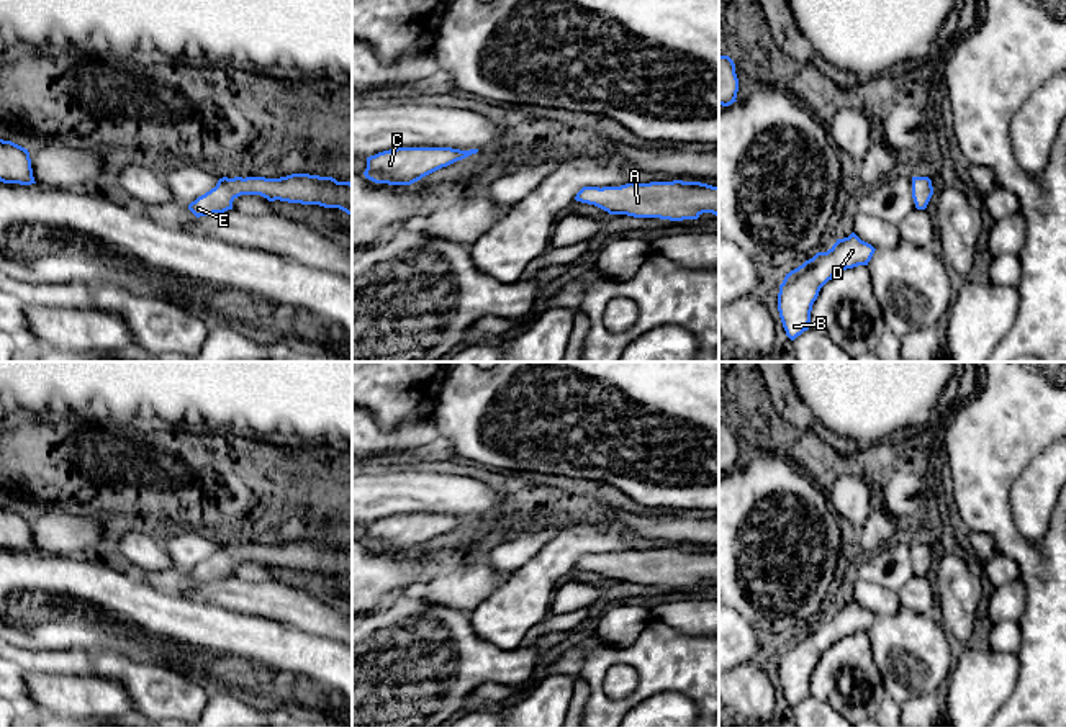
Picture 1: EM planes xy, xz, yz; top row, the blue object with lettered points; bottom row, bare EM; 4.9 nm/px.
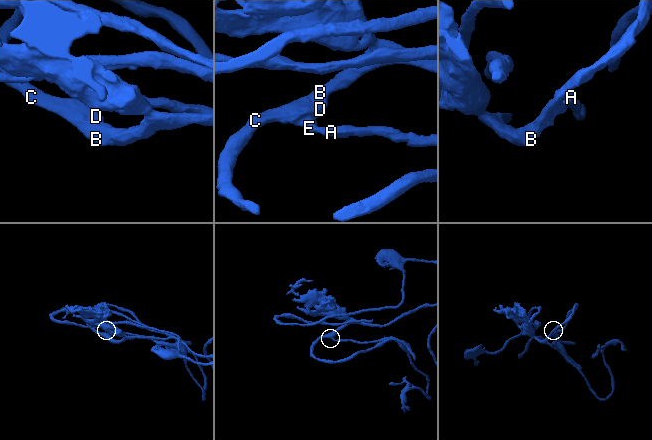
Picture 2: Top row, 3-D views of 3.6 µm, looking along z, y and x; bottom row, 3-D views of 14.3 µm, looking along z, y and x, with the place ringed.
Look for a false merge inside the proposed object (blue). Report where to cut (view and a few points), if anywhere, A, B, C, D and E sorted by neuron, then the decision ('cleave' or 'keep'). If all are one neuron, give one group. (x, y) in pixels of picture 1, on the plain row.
no cut; A B C D E; keep

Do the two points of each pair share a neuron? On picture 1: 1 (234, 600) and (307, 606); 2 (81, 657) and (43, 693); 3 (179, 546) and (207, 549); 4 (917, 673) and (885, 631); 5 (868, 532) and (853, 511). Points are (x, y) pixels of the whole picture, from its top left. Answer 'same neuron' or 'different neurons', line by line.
1: same neuron
2: different neurons
3: same neuron
4: same neuron
5: different neurons

